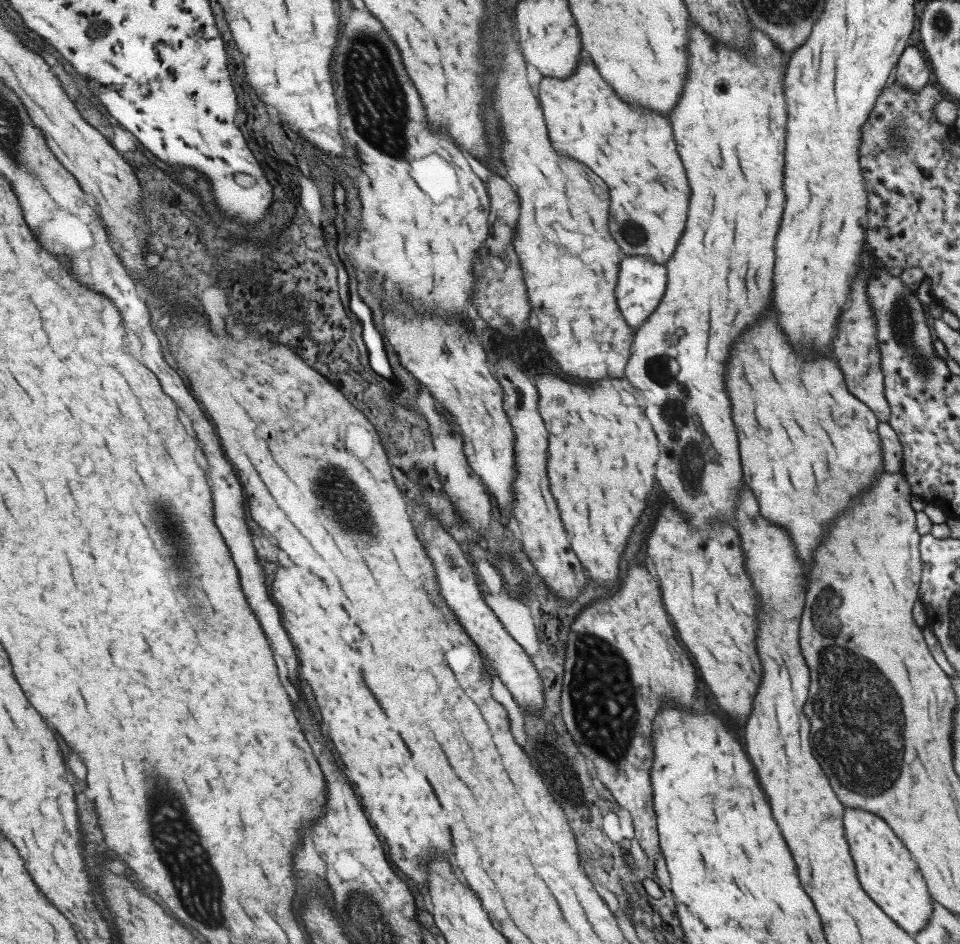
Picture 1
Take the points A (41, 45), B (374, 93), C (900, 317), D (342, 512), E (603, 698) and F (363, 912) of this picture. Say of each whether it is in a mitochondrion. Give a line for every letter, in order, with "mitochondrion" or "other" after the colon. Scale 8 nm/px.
A: other
B: mitochondrion
C: mitochondrion
D: mitochondrion
E: mitochondrion
F: mitochondrion

